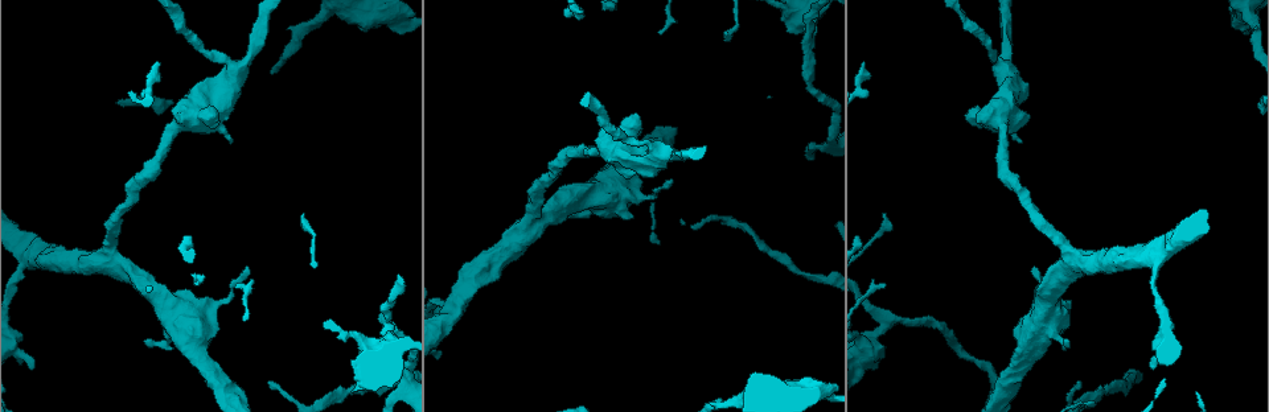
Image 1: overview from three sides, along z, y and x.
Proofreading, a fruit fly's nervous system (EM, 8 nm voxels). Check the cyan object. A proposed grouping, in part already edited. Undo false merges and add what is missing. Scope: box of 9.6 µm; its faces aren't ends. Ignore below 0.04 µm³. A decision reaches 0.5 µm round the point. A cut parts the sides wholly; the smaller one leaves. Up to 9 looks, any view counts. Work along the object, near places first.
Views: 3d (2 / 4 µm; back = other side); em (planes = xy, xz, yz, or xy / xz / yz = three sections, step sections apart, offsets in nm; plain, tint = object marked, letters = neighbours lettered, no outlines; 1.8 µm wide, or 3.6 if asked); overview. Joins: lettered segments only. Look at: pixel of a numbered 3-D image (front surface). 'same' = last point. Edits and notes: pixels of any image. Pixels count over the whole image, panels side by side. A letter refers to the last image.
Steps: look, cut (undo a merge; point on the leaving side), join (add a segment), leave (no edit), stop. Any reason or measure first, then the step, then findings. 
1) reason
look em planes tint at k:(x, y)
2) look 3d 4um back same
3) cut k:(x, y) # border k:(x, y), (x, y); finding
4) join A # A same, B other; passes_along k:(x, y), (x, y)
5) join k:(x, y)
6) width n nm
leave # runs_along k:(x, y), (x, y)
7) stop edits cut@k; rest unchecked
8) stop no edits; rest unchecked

branch stops here
look em xz step 4 letters at 1:(245, 267)

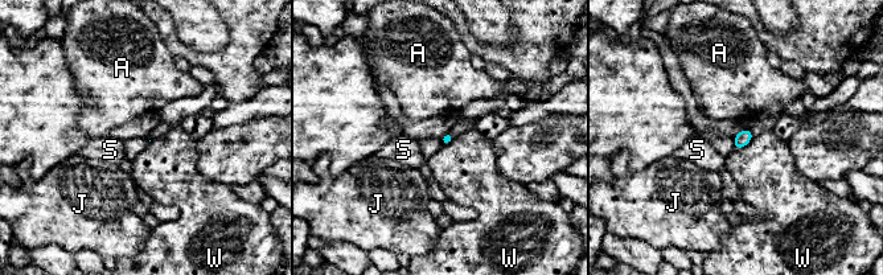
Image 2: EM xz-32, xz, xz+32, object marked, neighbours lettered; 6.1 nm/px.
leave # A other, J other, S other, W other; border 2:(755, 136), (735, 151); no lettered segment goes on from it

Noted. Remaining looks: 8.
tapers out
look 3d 2um at 1:(691, 225)

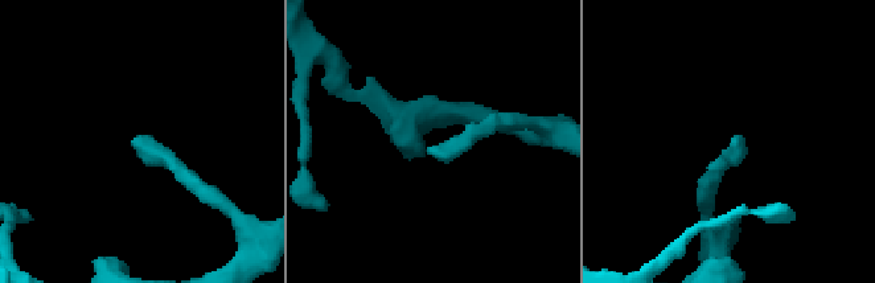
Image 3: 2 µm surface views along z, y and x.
look em planes letters at 3:(733, 140)

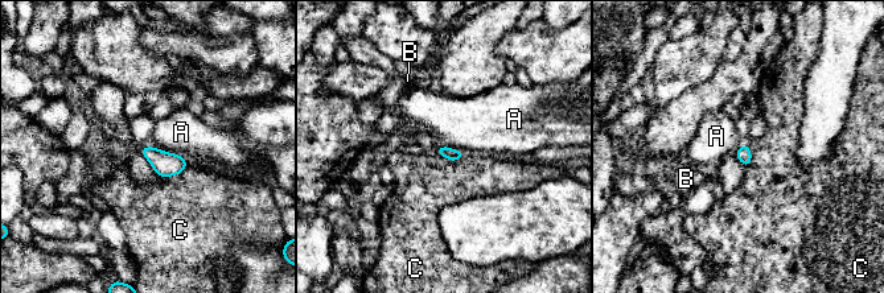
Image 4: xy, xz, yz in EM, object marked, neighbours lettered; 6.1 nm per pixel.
leave # A other, B other, C other; border 4:(144, 145), (179, 153), (183, 157); none of them fits

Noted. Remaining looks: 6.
end of a long branch
look 3d 4um back at 1:(32, 368)

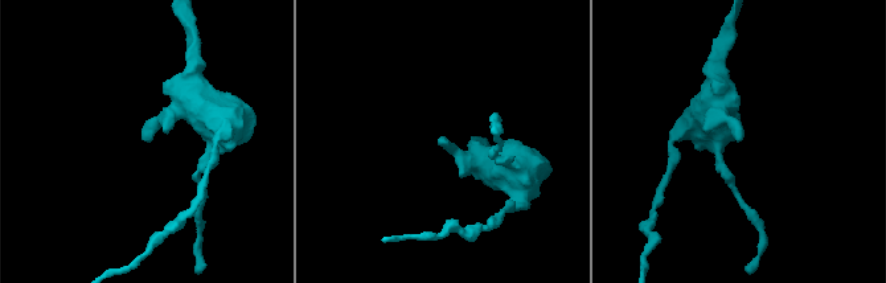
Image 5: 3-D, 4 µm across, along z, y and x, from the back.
look em planes plain at 5:(738, 142)

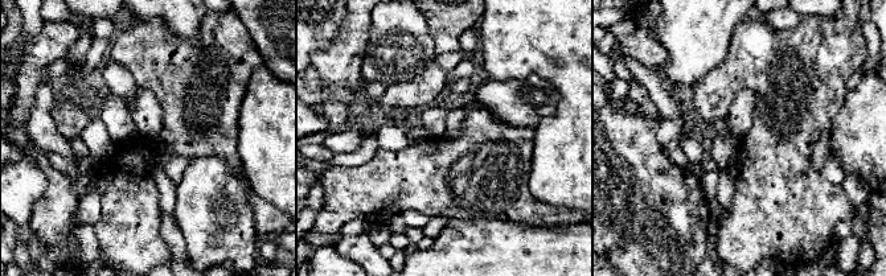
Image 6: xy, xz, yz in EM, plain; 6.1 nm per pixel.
what lies round it
look em planes letters same

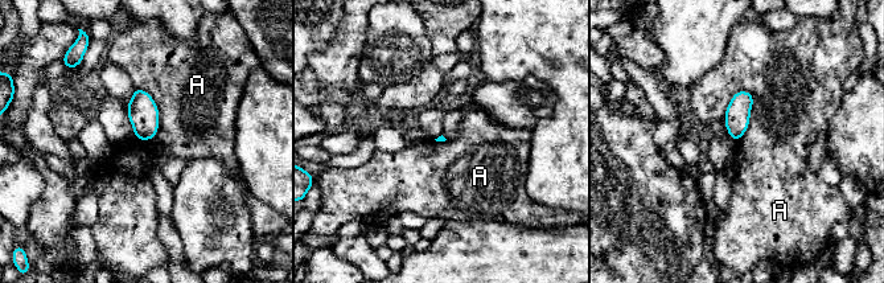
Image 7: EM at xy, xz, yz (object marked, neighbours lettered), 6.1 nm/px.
longest_contact A 320 nm
leave # A other; border 7:(748, 90), (749, 126), (736, 142); no lettered segment goes on from it

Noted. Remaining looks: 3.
an open end
look em xy step 8 letters at 1:(145, 345)

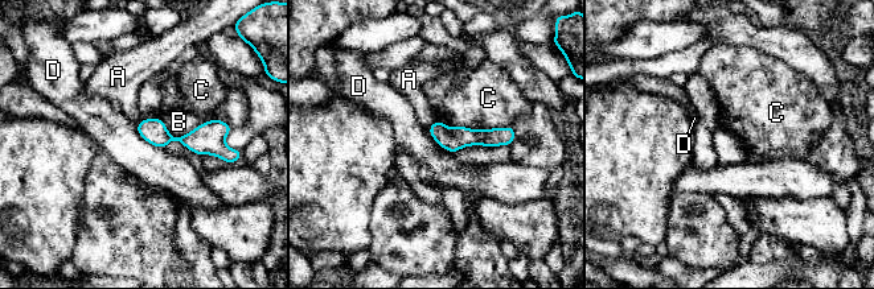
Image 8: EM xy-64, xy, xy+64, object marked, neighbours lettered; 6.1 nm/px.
width 140 nm
leave # A other, B other, C other, D other; runs_along 8:(140, 127), (218, 153); none of them fits

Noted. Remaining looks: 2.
stop no edits; rest unchecked

